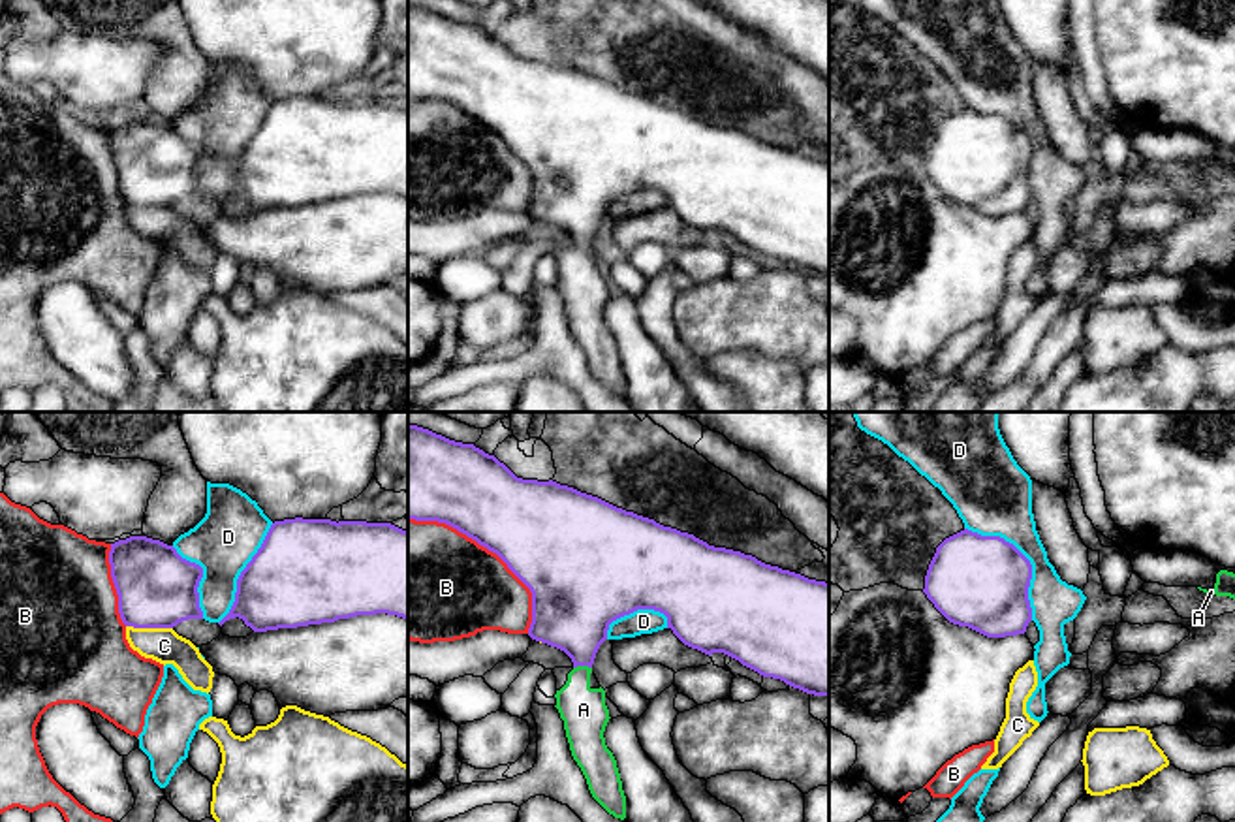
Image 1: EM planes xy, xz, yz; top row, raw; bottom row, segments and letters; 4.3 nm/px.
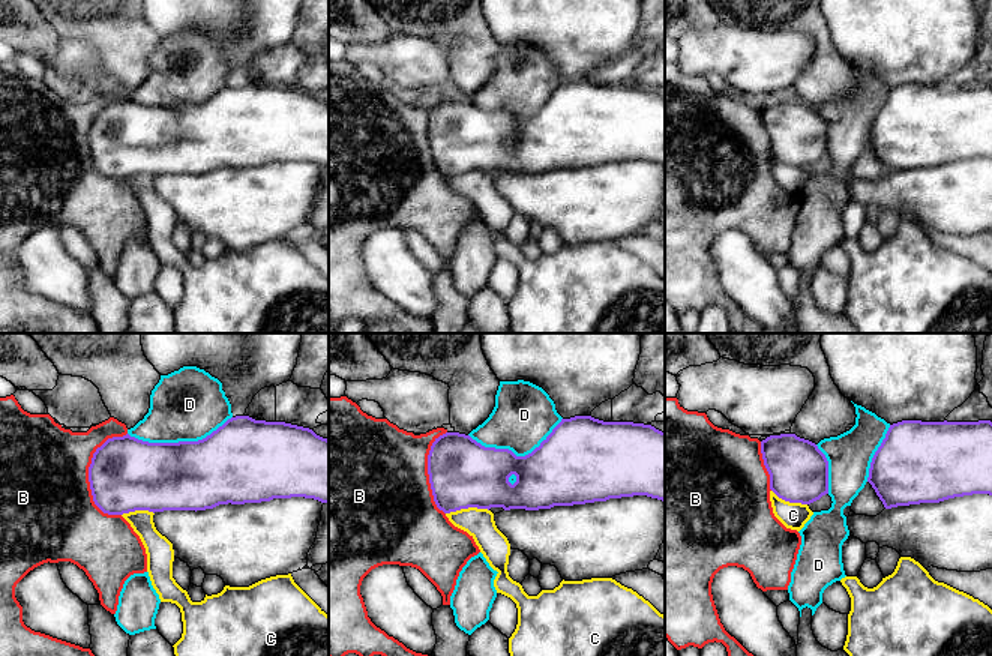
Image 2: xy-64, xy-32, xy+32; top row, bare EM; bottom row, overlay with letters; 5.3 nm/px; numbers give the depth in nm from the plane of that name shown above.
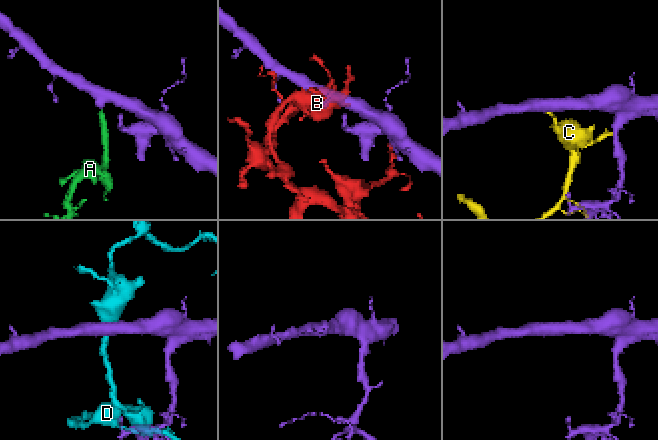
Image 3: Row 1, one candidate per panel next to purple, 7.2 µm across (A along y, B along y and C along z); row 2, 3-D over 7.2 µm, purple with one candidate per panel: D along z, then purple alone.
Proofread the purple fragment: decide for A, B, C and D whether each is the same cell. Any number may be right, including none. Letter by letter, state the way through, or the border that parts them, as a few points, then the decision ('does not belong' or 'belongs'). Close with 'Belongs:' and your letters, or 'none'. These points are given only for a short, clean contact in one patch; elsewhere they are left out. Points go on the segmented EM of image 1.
A: runs through xz (572, 608), (579, 629), (581, 664), (583, 710); belongs
B: does not belong
C: does not belong
D: does not belong
Belongs: A

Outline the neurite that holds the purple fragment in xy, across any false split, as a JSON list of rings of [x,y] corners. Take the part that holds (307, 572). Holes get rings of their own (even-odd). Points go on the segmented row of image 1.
[[[295,517],[271,525],[261,547],[237,579],[229,613],[218,624],[239,617],[254,632],[267,632],[376,613],[408,619],[408,530],[391,523]]]

